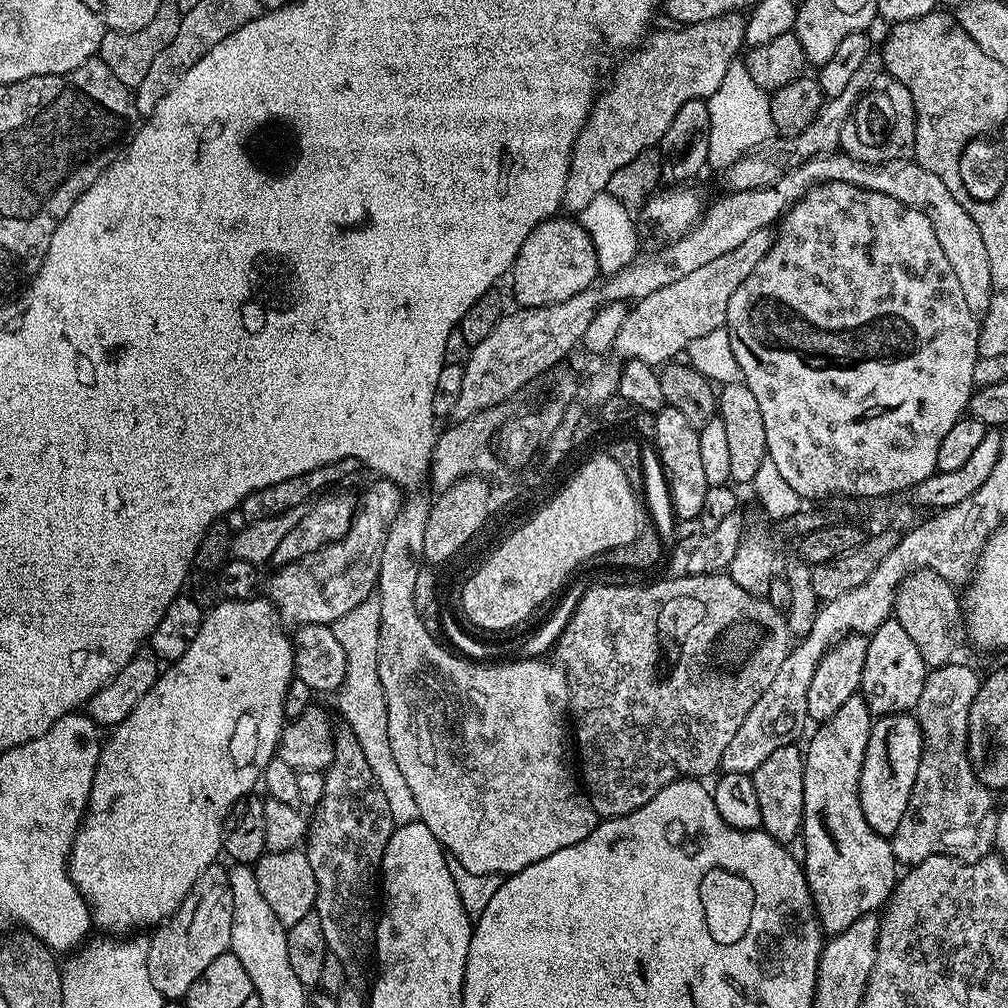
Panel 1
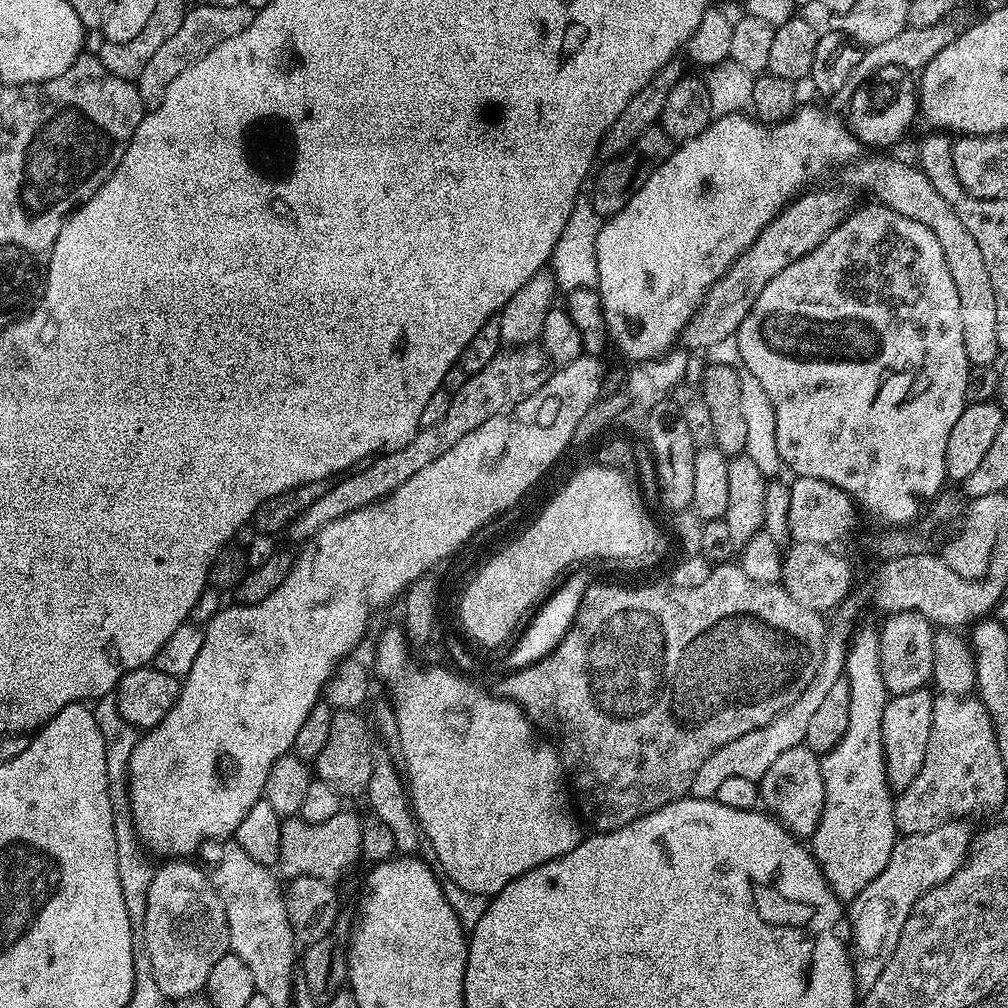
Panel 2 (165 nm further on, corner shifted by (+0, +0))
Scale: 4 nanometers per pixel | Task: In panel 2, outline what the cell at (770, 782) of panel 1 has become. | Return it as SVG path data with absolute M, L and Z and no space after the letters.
M805 744L794 746L794 750L785 750L770 765L770 770L759 780L760 804L776 821L797 838L811 838L818 830L822 818L822 806L826 798L826 786L822 782L820 756L812 752Z

